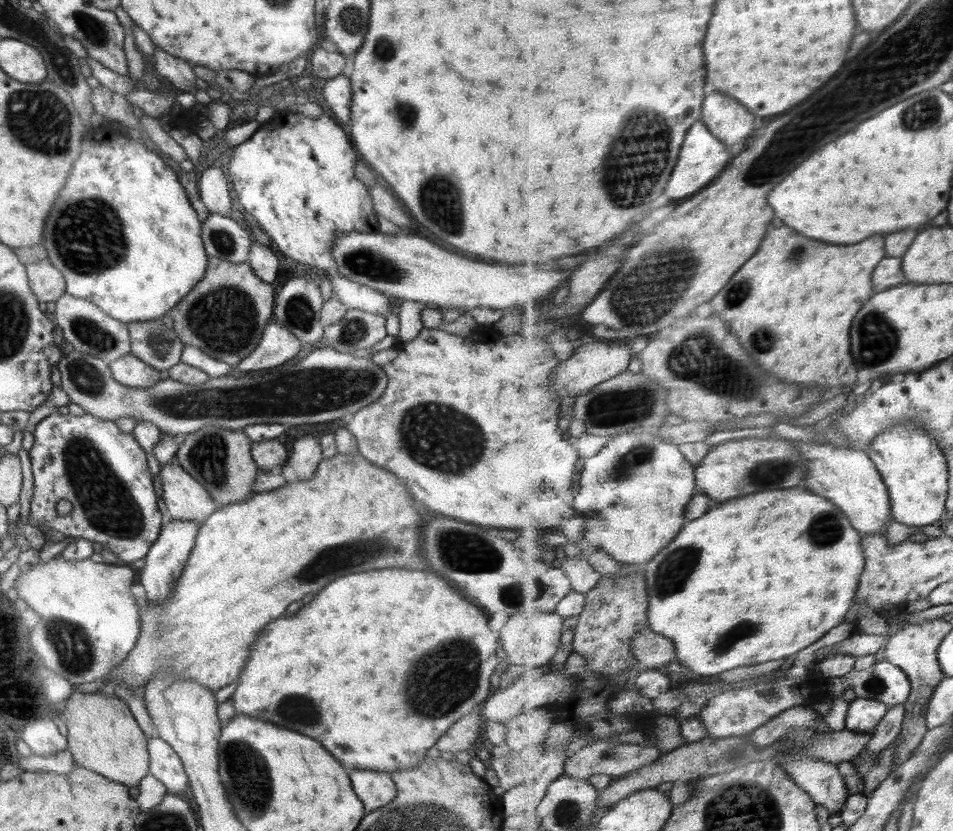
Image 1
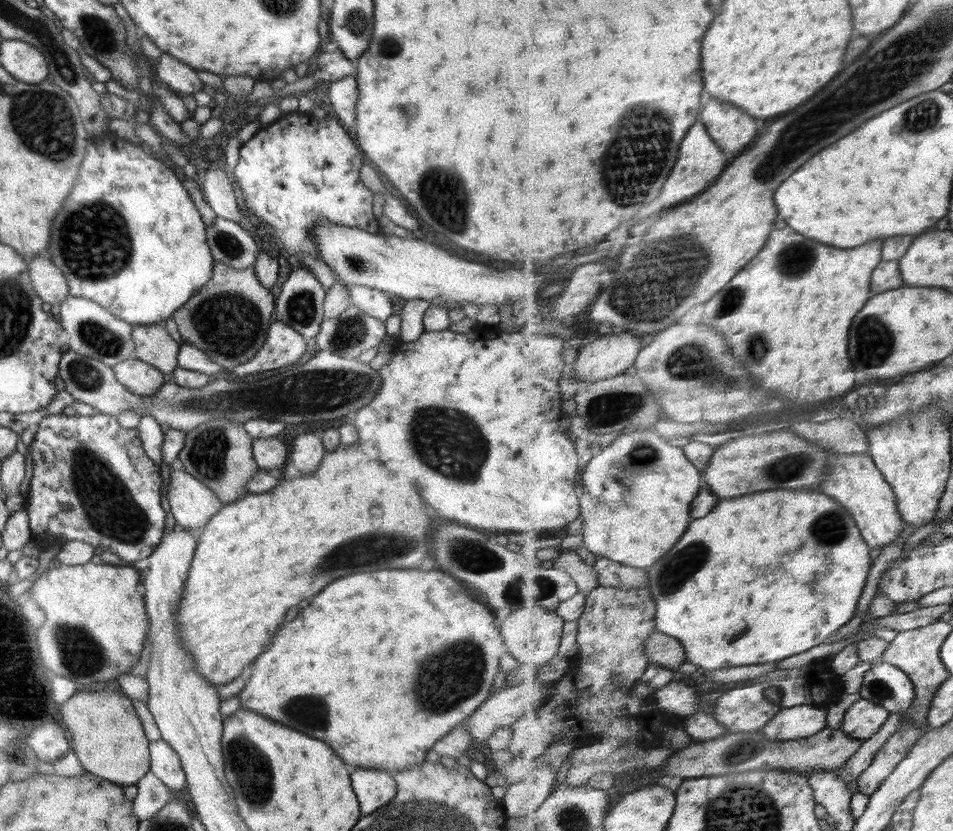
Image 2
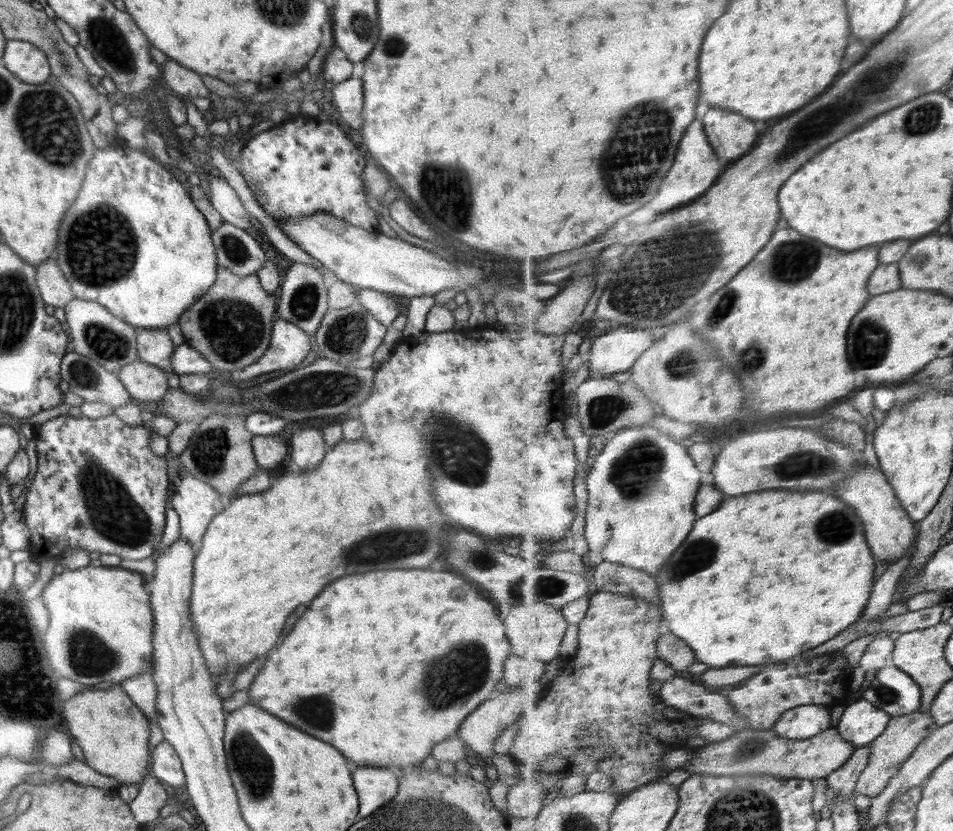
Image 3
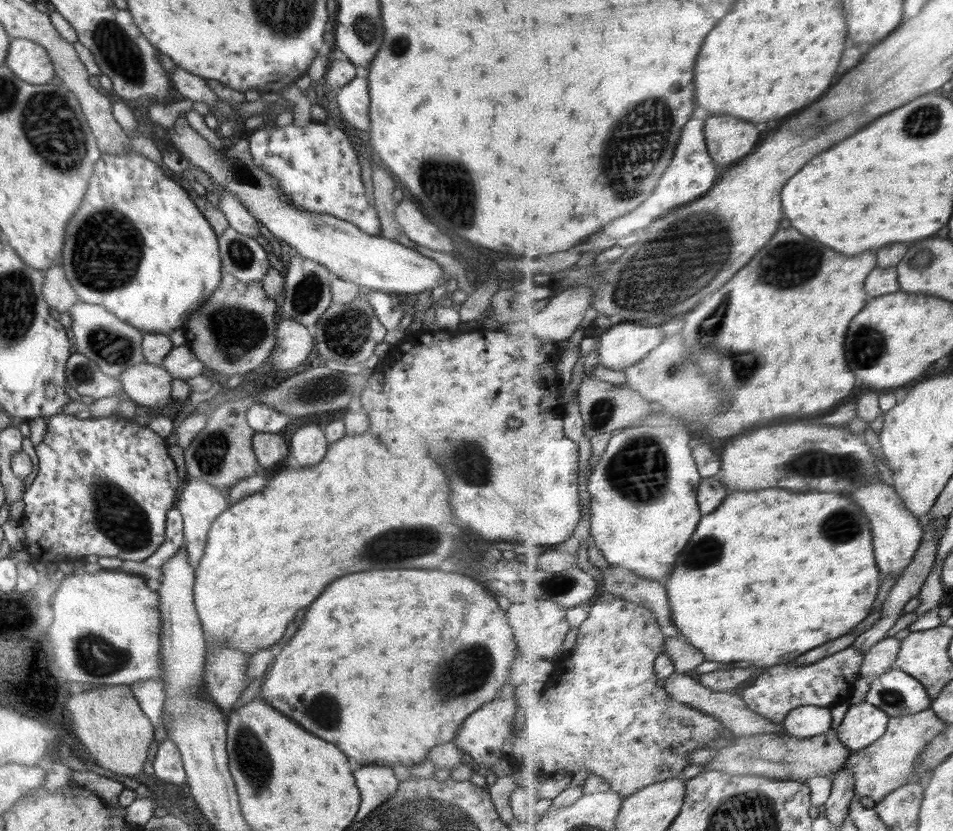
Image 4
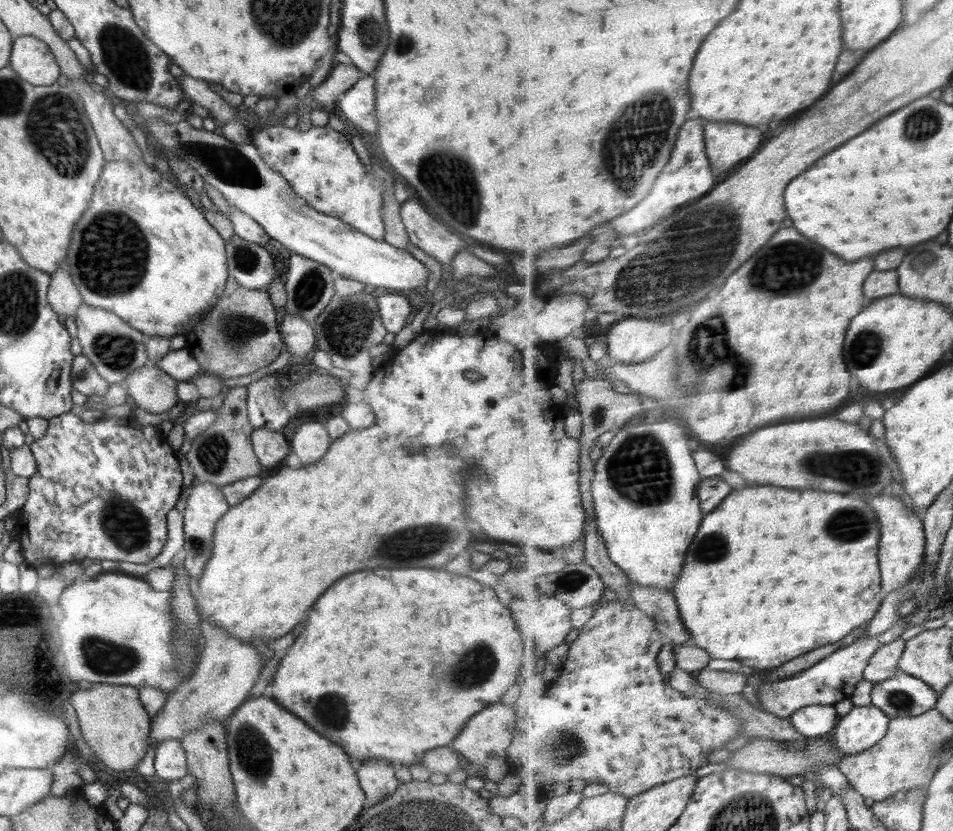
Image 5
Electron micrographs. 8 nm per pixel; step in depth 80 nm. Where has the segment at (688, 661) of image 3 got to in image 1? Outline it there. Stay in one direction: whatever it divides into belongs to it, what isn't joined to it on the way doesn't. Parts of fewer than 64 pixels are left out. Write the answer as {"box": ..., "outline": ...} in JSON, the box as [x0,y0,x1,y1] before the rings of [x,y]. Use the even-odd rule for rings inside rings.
{"box":[632,628,678,671],"outline":[[[651,628],[634,635],[632,650],[641,670],[647,671],[678,660],[673,640]]]}

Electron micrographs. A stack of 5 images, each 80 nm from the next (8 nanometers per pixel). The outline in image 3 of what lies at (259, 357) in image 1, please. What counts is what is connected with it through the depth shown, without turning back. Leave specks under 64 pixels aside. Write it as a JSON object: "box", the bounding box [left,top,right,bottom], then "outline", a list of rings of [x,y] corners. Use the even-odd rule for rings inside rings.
{"box":[232,318,311,384],"outline":[[[276,318],[273,322],[271,341],[261,357],[242,370],[232,373],[234,380],[243,380],[243,384],[252,383],[261,374],[274,370],[294,369],[308,356],[311,344],[307,332],[299,329],[293,322]]]}

